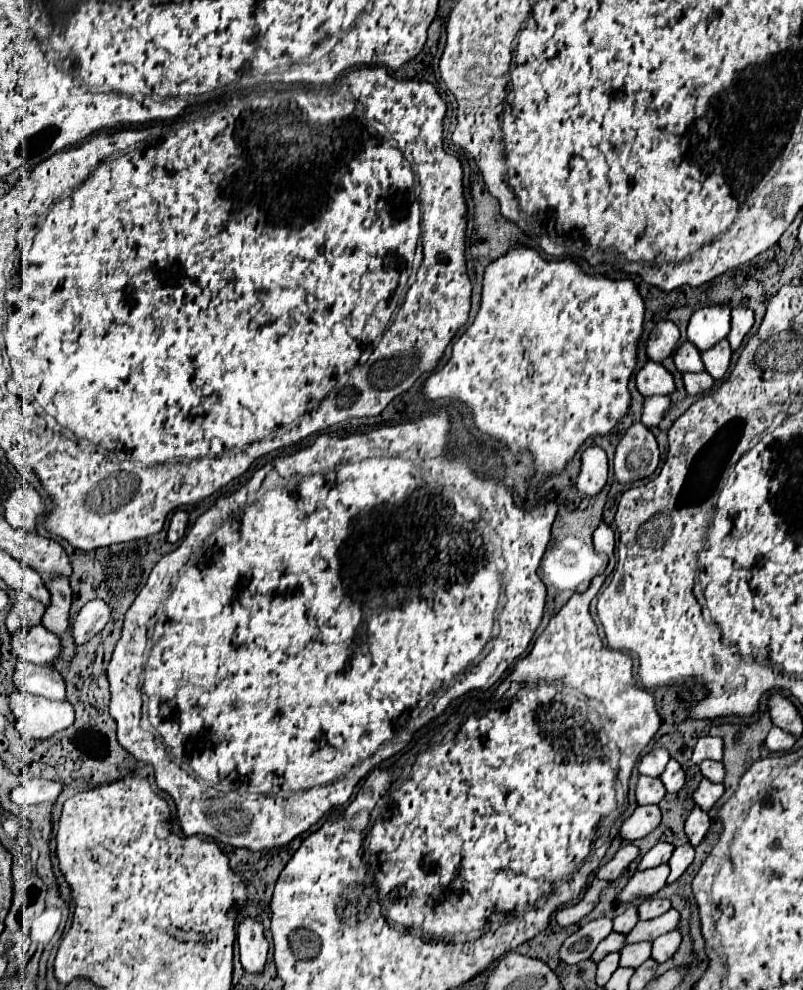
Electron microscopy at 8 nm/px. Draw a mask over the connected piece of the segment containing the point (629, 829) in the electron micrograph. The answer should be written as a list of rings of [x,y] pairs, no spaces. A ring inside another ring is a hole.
[[[639,806],[635,812],[621,824],[619,836],[623,840],[639,840],[645,838],[649,832],[653,832],[661,822],[661,812],[657,806]]]

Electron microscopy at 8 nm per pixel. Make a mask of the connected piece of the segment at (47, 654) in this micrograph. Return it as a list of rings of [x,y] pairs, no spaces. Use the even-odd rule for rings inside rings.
[[[41,624],[31,626],[27,632],[17,630],[11,634],[11,652],[31,664],[53,664],[61,652],[59,636],[43,628]]]

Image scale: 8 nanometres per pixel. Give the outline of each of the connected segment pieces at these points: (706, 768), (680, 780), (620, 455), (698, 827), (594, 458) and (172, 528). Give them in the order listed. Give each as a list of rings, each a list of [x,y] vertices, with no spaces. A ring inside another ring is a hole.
[[[703,760],[699,764],[701,768],[701,774],[711,780],[711,782],[723,782],[723,776],[725,776],[725,770],[723,770],[723,764],[721,762],[711,762],[711,760]]]
[[[675,760],[667,762],[667,768],[665,768],[665,772],[659,778],[661,778],[661,782],[663,782],[667,792],[679,792],[681,786],[685,784],[685,772]]]
[[[641,422],[629,426],[617,444],[613,472],[621,484],[649,478],[659,464],[659,448],[653,432]]]
[[[693,806],[691,814],[685,820],[685,834],[689,838],[691,846],[699,846],[699,842],[705,838],[709,830],[709,816],[707,812],[701,812],[701,808]]]
[[[589,446],[581,454],[581,470],[577,476],[577,490],[595,496],[607,482],[607,454],[599,446]]]
[[[177,510],[173,516],[171,516],[171,522],[169,522],[169,530],[167,530],[167,542],[177,542],[179,538],[183,538],[185,530],[187,530],[187,512],[183,510]]]

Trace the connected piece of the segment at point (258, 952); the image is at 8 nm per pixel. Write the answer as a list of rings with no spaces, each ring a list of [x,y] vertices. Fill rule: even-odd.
[[[243,920],[239,924],[239,952],[241,964],[249,974],[263,974],[267,958],[267,940],[263,938],[263,926],[259,920]]]

